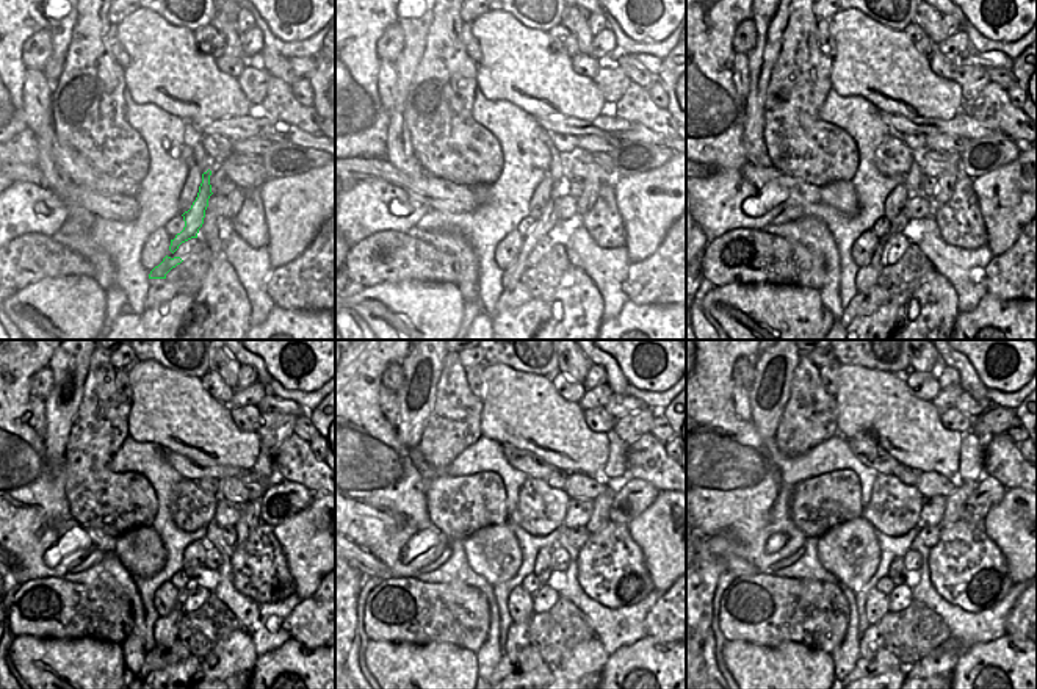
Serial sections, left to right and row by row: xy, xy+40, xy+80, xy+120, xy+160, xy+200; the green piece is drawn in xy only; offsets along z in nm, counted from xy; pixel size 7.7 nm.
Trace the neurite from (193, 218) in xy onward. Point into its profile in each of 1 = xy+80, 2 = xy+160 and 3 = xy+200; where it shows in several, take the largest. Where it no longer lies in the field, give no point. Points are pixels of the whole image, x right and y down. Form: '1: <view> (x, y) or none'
1: xy+80 (867, 276)
2: xy+160 (517, 638)
3: xy+200 (871, 641)

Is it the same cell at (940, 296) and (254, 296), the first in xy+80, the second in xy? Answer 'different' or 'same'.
different

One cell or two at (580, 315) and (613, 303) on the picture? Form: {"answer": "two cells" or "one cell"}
{"answer": "two cells"}

